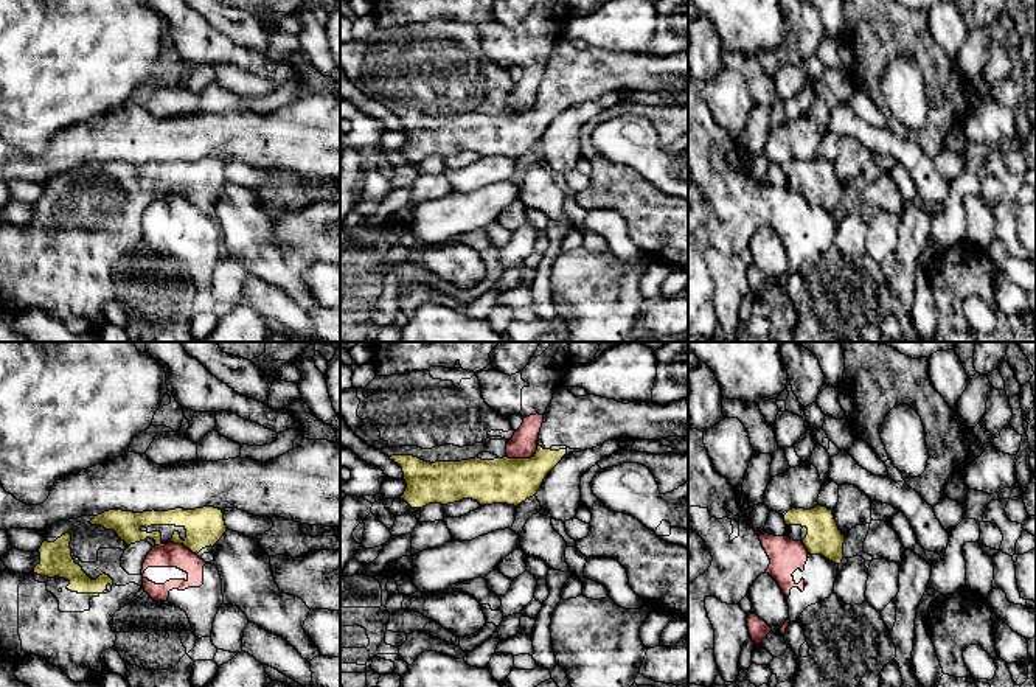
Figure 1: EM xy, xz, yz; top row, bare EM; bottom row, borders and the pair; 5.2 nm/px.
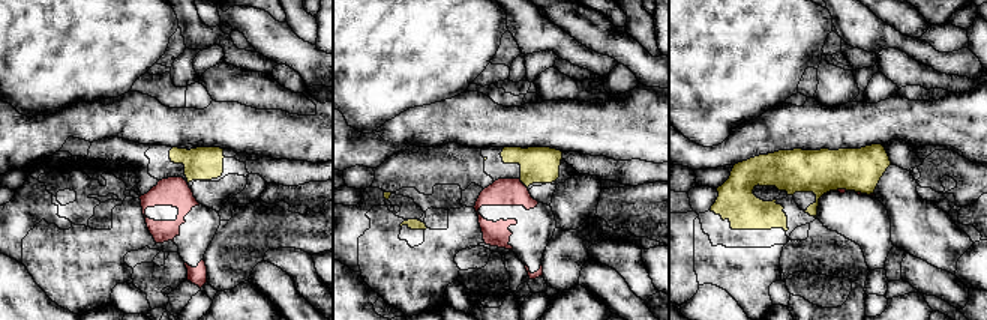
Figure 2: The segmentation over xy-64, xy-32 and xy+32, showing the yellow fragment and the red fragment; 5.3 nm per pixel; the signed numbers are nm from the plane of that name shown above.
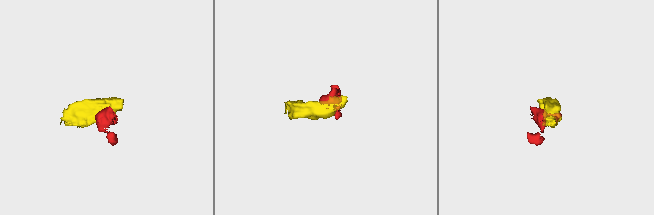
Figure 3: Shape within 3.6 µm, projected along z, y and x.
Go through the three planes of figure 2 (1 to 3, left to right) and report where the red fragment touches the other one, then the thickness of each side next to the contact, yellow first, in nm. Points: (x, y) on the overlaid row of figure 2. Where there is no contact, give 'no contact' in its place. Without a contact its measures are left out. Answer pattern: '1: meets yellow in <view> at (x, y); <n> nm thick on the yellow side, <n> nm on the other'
1: no contact
2: meets yellow in xy-32 at (522, 182); 190 nm thick on the yellow side, 140 nm on the other
3: meets yellow in xy+32 at (842, 188); 240 nm thick on the yellow side, 30 nm on the other

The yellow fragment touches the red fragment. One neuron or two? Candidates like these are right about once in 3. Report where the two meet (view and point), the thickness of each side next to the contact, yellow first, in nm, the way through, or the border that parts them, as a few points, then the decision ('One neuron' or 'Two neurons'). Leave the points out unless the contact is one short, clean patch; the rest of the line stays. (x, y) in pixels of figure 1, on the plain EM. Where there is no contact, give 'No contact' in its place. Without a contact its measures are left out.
Touches yellow at xz (524, 111). Thickness 240 nm (yellow) against 140 nm. Boundary: xz (538, 97), (538, 101), (530, 109), (507, 109). Two neurons

